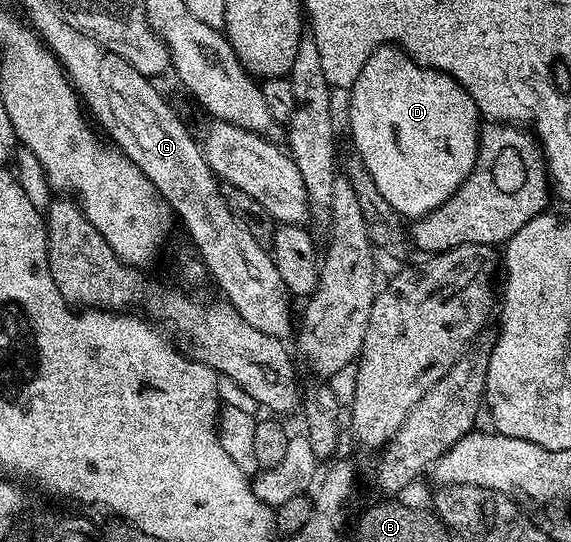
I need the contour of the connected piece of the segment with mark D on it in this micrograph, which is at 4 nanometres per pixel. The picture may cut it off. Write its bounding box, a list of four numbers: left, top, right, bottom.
[348,45,482,219]

